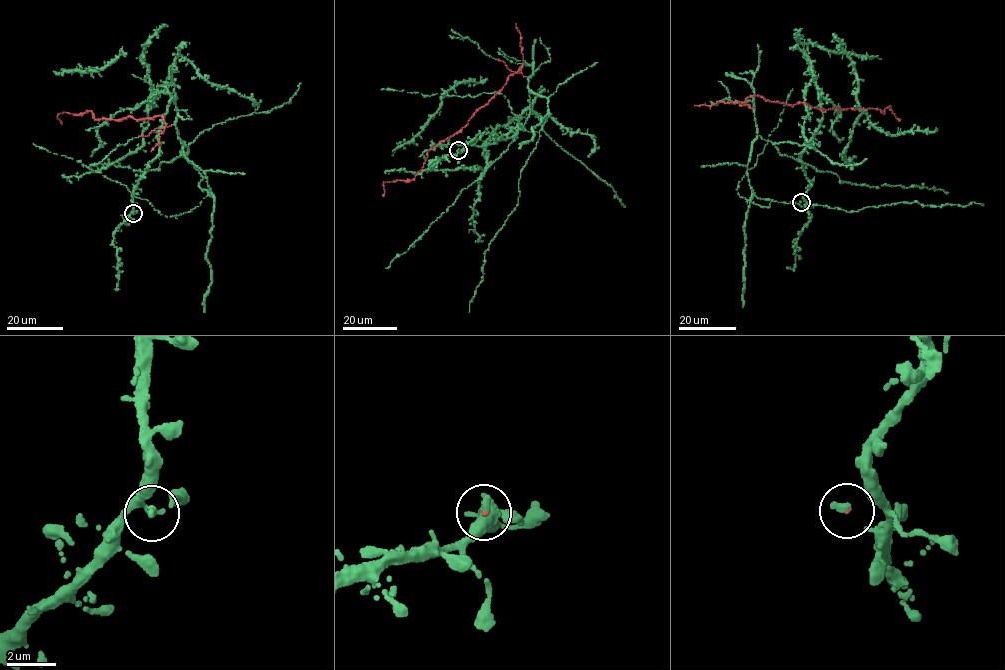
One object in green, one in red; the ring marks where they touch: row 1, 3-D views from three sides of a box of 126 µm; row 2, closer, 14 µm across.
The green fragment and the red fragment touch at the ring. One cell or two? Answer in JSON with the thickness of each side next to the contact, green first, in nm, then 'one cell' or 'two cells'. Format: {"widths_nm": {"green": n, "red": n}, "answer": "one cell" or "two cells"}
{"widths_nm": {"green": 280, "red": 90}, "answer": "one cell"}

